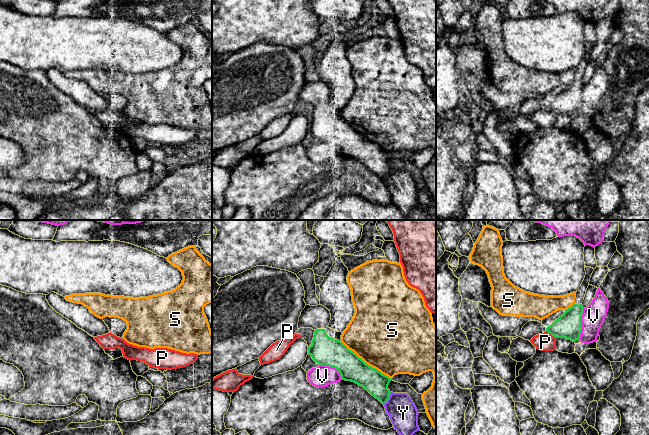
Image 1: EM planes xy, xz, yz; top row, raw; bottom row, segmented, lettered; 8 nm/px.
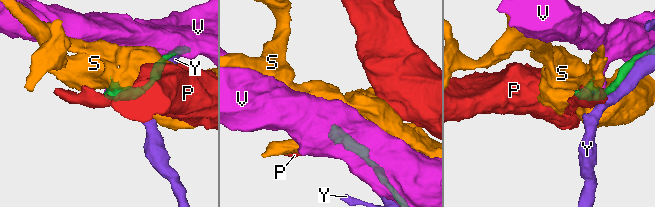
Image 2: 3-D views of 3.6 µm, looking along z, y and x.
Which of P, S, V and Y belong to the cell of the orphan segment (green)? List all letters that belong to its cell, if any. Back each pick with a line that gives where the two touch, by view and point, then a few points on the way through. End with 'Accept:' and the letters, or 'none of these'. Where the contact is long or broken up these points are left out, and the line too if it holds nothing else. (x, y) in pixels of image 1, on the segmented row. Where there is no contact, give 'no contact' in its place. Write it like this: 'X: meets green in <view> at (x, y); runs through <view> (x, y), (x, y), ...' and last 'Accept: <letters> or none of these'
Accept: none of these

